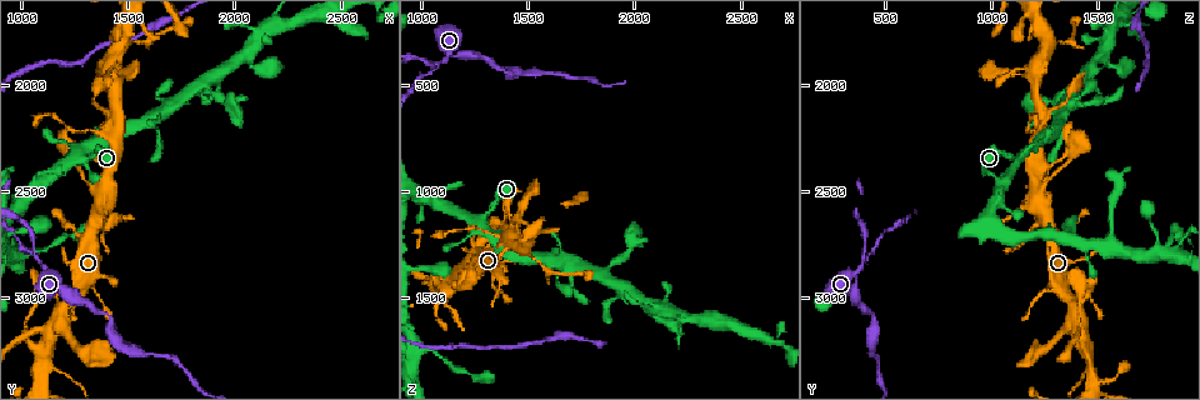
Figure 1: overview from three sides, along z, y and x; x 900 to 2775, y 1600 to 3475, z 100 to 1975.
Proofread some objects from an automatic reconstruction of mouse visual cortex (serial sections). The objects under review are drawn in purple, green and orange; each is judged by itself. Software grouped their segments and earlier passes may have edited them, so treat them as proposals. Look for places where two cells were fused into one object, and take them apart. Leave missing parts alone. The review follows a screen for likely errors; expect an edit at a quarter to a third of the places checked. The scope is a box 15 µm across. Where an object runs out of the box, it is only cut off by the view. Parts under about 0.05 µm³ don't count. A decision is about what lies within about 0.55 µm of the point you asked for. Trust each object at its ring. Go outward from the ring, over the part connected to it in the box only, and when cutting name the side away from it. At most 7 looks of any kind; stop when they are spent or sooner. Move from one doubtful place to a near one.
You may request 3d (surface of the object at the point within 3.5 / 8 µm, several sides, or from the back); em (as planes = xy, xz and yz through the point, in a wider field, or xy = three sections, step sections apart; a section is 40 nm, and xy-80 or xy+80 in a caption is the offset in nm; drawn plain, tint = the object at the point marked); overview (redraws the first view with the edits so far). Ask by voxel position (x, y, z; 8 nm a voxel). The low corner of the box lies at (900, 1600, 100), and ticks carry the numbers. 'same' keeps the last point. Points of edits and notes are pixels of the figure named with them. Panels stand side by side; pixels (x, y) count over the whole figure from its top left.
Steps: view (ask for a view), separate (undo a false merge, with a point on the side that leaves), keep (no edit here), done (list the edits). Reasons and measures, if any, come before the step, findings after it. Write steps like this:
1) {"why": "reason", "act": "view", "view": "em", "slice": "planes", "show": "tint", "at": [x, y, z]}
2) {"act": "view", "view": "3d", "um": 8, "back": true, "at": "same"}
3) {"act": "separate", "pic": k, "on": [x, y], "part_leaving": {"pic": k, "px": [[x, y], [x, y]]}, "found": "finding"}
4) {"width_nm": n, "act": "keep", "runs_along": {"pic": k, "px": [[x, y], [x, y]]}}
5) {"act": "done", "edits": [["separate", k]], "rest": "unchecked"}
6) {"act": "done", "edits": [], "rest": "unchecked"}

{"why": "arms part here", "act": "view", "view": "3d", "um": 3.5, "at": [1080, 2820, 400]}

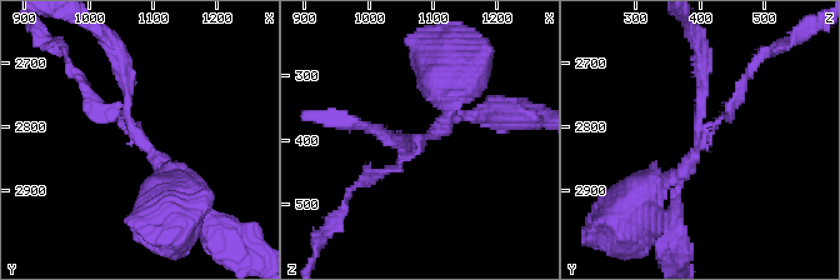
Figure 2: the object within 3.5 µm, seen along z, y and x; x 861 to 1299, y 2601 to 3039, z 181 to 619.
{"why": "now the EM", "act": "view", "view": "em", "slice": "planes", "show": "tint", "at": [1080, 2825, 405]}

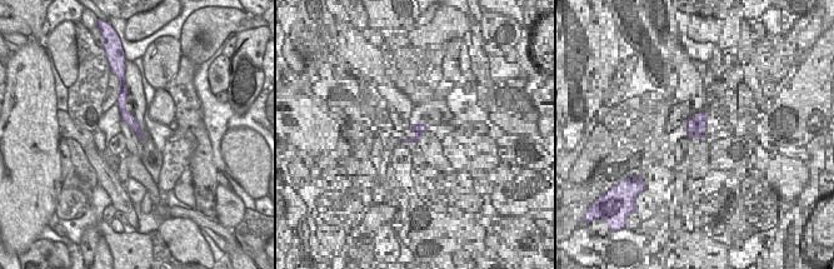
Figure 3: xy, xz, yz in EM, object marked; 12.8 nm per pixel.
{"act": "separate", "pic": 2, "on": [130, 79], "part_leaving": {"pic": 2, "px": [[460, 115], [540, 115]]}, "found": "two cells meet here"}

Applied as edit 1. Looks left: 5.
{"why": "four-way junction", "act": "view", "view": "3d", "um": 3.5, "at": [1270, 2330, 1130]}

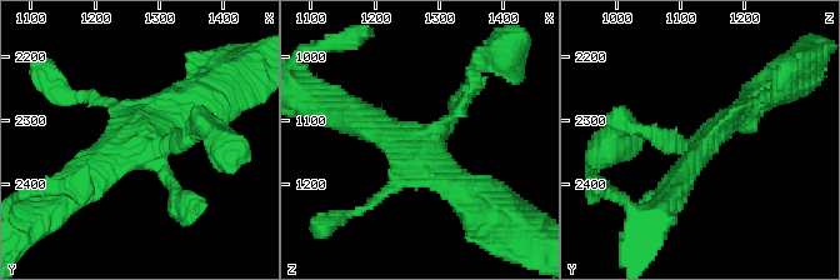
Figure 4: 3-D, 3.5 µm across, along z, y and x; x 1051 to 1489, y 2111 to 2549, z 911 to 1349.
{"act": "view", "view": "em", "slice": "xy", "step": 3, "show": "tint", "at": [1280, 2340, 1135]}

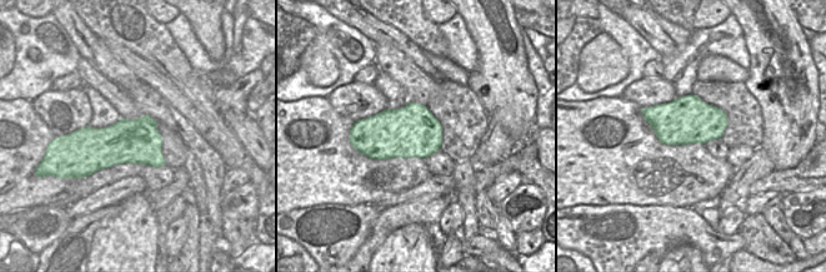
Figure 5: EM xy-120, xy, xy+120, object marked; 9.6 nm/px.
{"act": "view", "view": "em", "slice": "xy", "step": 2, "show": "tint", "at": "same"}

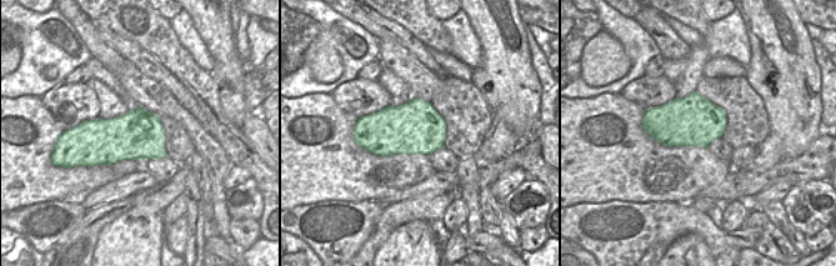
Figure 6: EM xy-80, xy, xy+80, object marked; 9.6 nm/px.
{"act": "keep", "runs_along": {"pic": 4, "px": [[644, 131], [698, 150], [753, 100]]}, "found": "continuous, no second cell"}

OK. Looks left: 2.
{"why": "a narrow waist", "act": "view", "view": "3d", "um": 3.5, "at": [1900, 2040, 1500]}

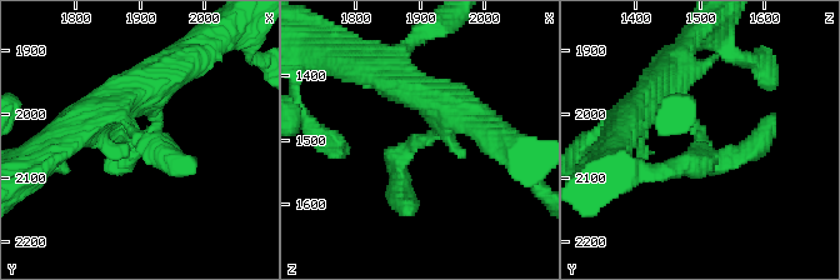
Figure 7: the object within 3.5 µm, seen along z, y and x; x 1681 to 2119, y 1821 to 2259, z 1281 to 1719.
{"arm_widths_nm": [250, 450], "act": "view", "view": "em", "slice": "xy", "step": 3, "show": "tint", "at": [1910, 2030, 1500]}

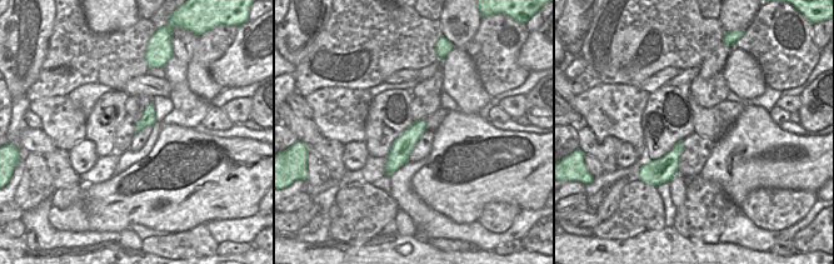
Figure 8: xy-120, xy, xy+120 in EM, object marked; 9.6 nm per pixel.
{"act": "keep", "runs_along": {"pic": 7, "px": [[653, 90], [714, 159], [759, 144]]}, "found": "one cell here"}

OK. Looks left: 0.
{"act": "done", "edits": [["separate", 2]], "rest": "unchecked"}

